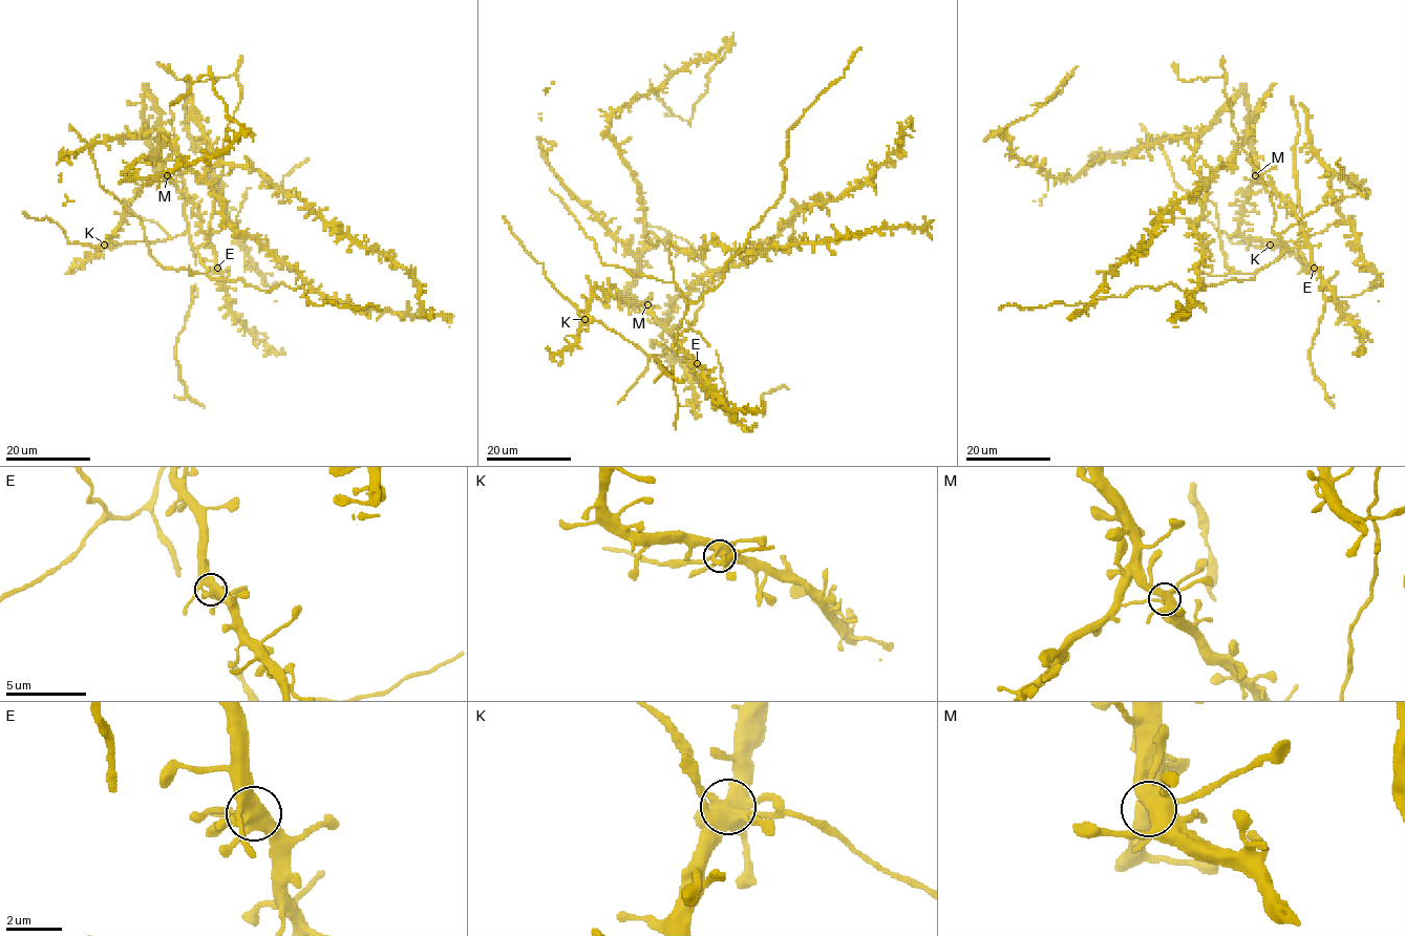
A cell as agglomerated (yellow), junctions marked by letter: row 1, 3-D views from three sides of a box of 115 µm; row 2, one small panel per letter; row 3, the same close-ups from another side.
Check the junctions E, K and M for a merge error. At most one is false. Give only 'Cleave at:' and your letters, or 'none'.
Cleave at: none

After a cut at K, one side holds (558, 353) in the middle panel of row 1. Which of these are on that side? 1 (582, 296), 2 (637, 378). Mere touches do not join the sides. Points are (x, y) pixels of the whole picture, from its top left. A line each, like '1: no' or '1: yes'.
1: yes
2: yes

